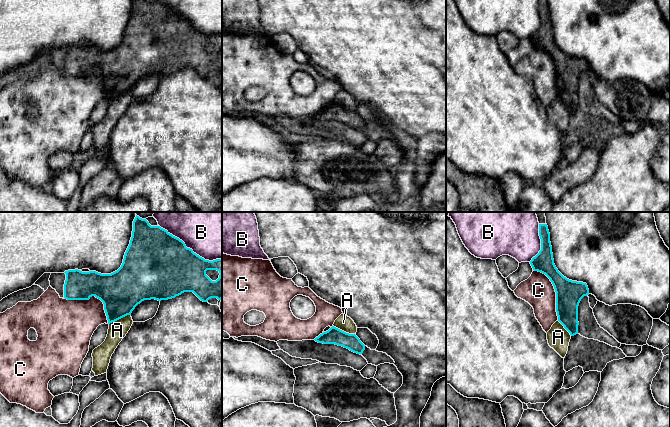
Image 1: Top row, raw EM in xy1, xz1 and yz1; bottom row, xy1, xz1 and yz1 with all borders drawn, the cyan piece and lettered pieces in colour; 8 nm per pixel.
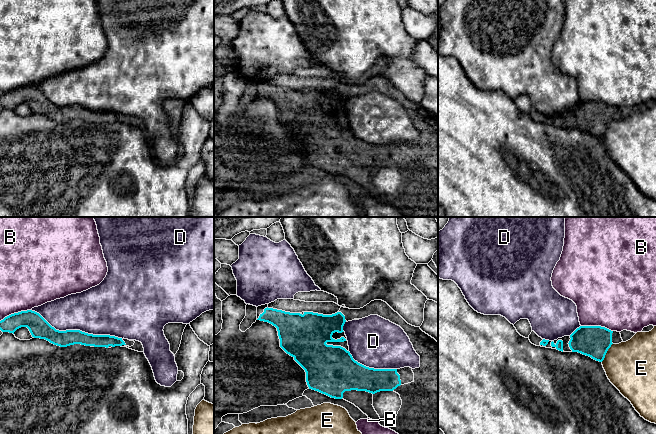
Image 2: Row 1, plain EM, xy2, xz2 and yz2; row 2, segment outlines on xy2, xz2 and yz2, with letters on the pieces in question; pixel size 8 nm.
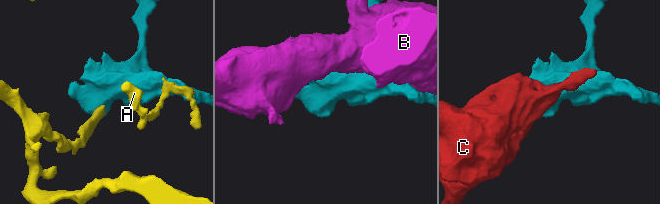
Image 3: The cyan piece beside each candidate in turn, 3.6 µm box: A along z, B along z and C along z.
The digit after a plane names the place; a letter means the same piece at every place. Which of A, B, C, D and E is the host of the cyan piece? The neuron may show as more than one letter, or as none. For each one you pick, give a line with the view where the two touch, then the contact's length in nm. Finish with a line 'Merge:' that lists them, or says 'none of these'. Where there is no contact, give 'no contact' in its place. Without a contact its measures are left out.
Merge: none of these

